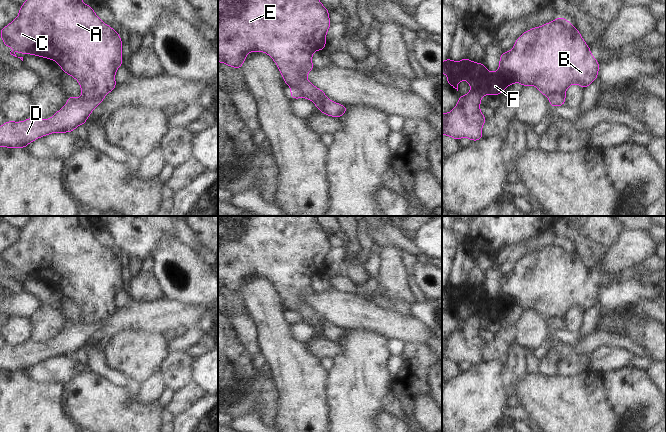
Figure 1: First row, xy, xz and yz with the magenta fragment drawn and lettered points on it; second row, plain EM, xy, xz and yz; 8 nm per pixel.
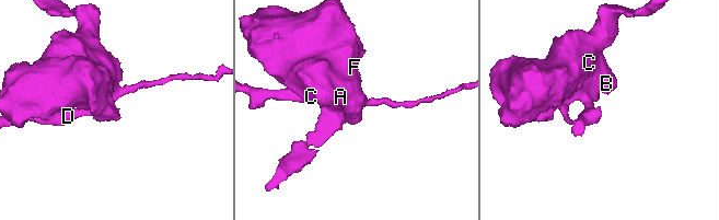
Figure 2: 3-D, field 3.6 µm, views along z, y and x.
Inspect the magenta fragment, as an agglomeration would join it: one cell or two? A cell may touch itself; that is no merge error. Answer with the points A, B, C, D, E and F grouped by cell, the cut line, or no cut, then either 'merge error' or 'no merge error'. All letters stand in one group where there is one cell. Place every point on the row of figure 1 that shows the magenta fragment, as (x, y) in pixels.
A B C E F / D | xy (103, 96), (97, 102), (82, 97) | merge error

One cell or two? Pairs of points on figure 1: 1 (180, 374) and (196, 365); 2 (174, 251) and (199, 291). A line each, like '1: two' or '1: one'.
1: two
2: one

